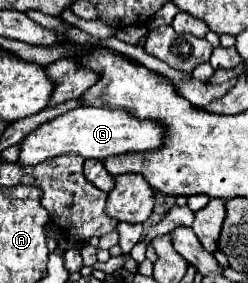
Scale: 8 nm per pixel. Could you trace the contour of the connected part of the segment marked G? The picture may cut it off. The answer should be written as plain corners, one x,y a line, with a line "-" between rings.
80,107
74,111
68,111
38,129
34,129
22,143
20,151
20,165
38,165
46,159
64,155
64,153
78,153
84,159
100,159
112,155
124,155
134,151
152,151
160,149
164,143
166,129
162,123
152,119
138,119
128,111
120,109
108,109
108,107

